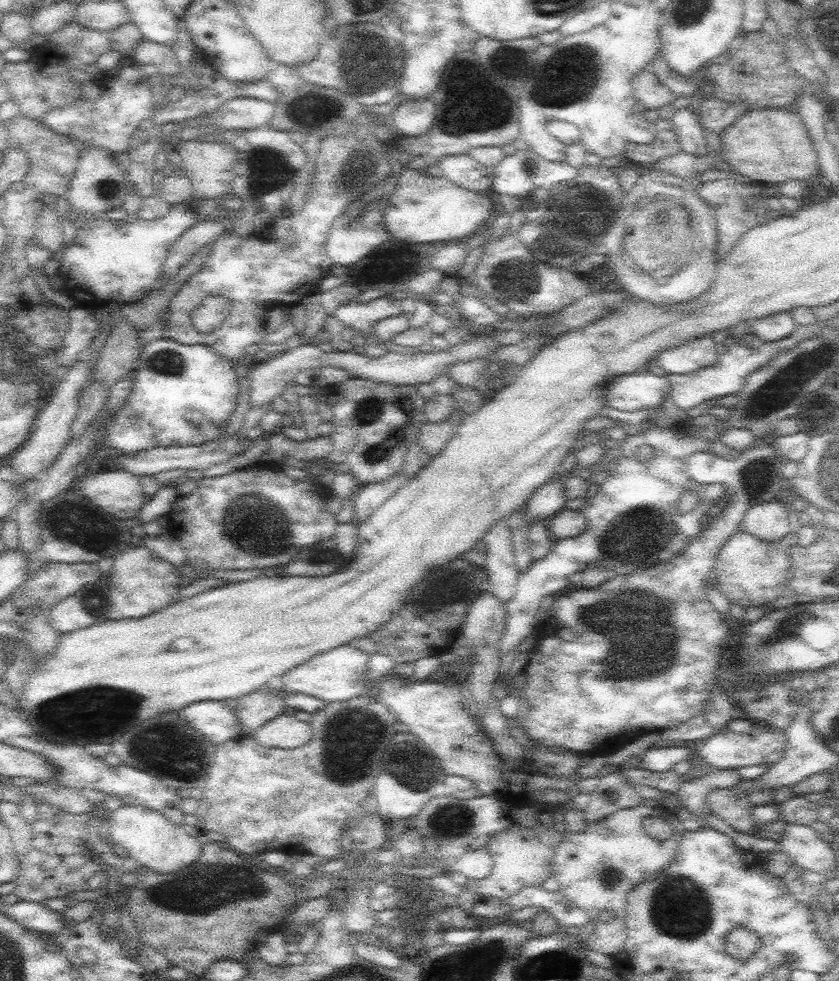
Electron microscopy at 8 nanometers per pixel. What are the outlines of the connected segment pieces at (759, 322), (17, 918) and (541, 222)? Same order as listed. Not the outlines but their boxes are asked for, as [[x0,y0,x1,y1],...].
[[745,311,797,343],[4,901,66,935],[519,163,625,268]]

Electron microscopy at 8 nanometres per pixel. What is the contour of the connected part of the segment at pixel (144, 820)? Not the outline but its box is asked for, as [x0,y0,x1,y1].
[108,804,203,874]

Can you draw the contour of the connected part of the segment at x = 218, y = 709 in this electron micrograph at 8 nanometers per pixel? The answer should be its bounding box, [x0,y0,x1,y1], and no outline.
[182,701,242,746]

